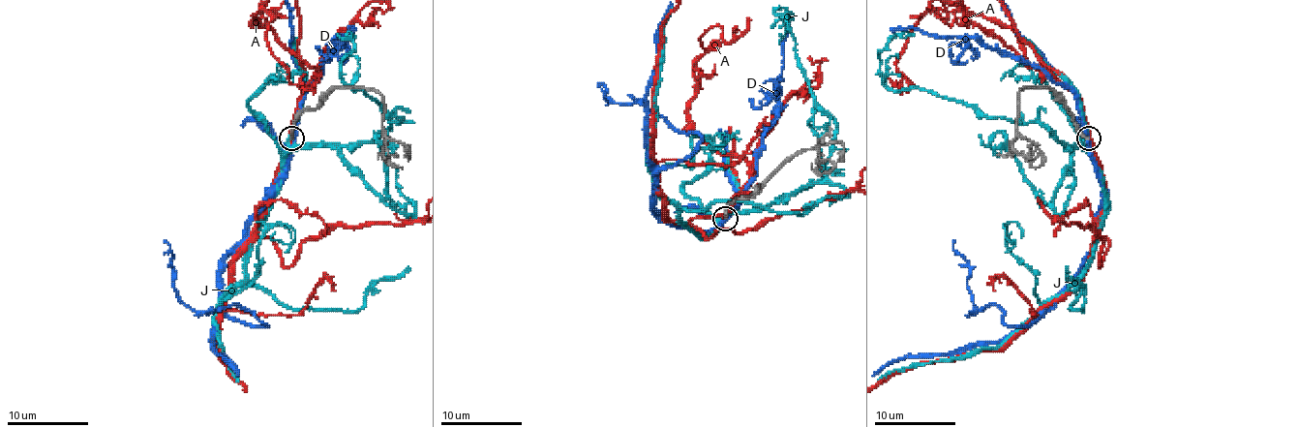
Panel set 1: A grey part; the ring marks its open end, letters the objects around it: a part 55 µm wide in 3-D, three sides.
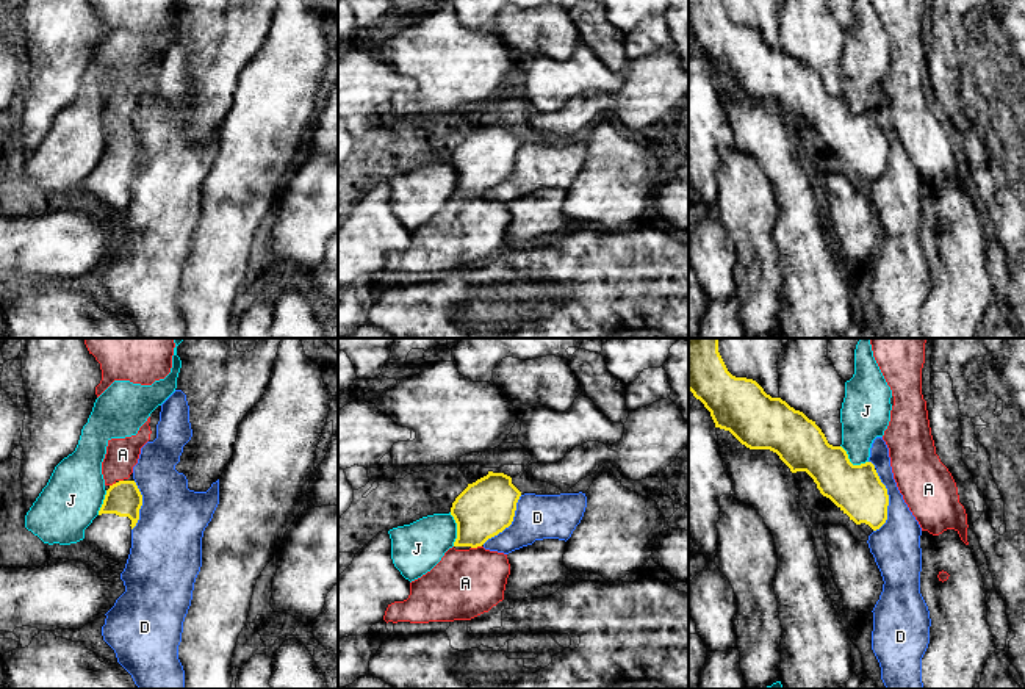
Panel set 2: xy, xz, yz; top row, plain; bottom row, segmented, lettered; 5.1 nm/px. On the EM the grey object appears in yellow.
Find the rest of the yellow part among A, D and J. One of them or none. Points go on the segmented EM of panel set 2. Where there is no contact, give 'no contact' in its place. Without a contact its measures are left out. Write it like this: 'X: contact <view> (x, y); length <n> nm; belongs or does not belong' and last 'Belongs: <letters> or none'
A: contact xz (476, 547); length 60 nm; belongs
D: contact yz (888, 501); length 320 nm; does not belong
J: contact xz (457, 530); length 180 nm; does not belong
Belongs: A

